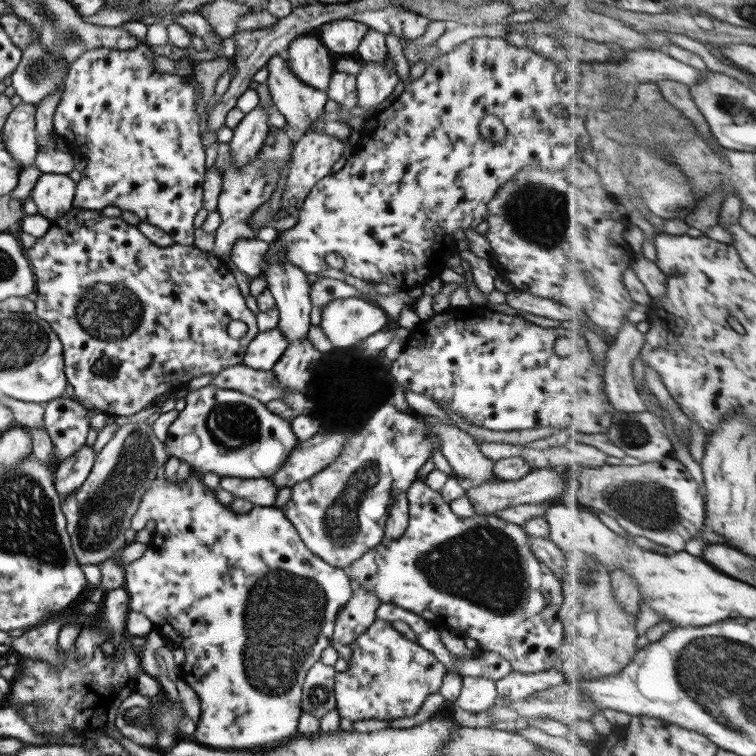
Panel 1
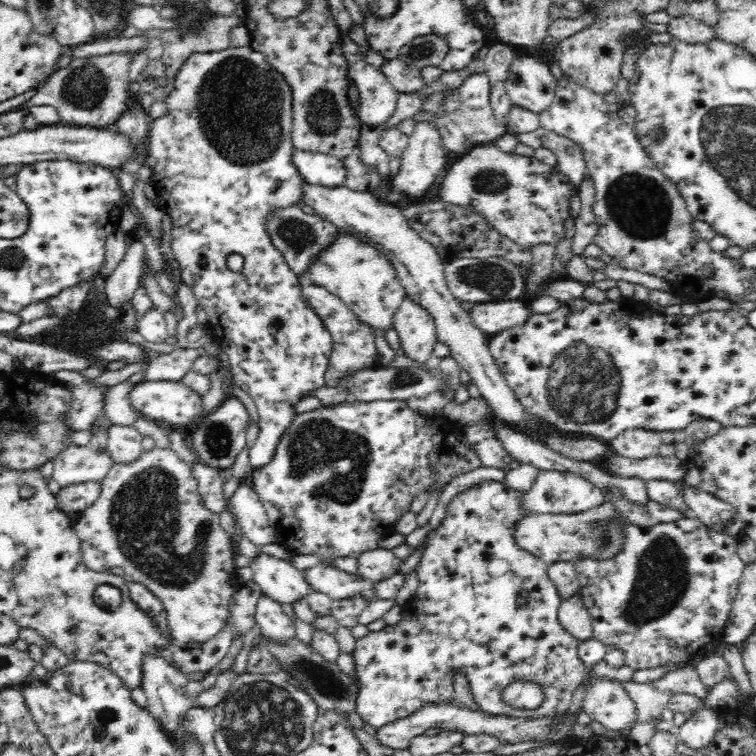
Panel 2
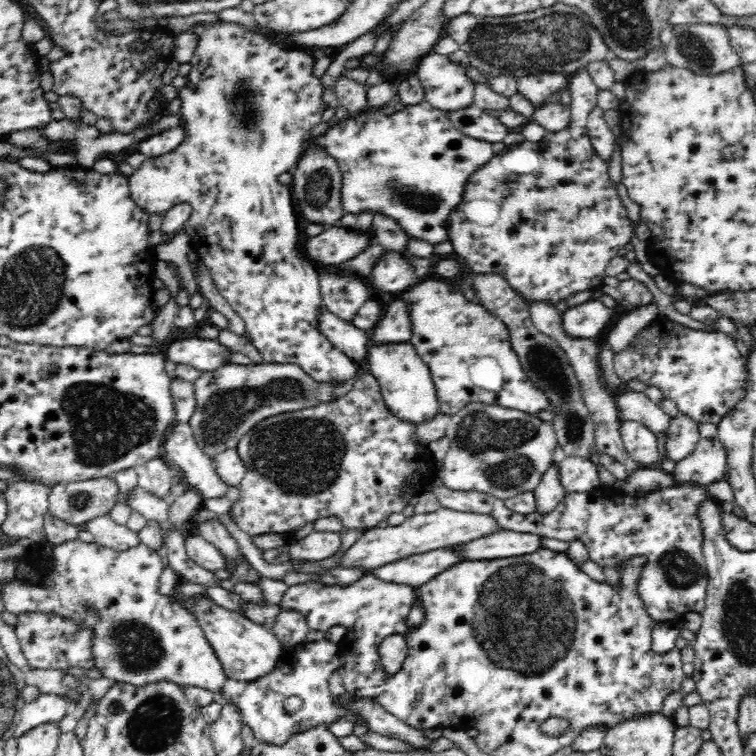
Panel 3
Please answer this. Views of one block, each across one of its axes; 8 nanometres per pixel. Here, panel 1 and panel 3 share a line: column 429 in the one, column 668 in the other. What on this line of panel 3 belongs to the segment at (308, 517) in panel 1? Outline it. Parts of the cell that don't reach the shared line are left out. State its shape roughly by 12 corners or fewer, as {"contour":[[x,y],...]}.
{"contour":[[688,415],[671,419],[666,454],[682,460],[700,442],[699,424]]}

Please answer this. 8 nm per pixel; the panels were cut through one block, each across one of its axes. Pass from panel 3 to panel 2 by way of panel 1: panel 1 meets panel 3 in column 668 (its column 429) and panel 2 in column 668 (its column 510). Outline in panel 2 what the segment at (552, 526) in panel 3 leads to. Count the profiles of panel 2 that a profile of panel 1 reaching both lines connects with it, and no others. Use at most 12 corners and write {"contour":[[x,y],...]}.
{"contour":[[691,515],[575,564],[632,671],[722,638],[747,566]]}

